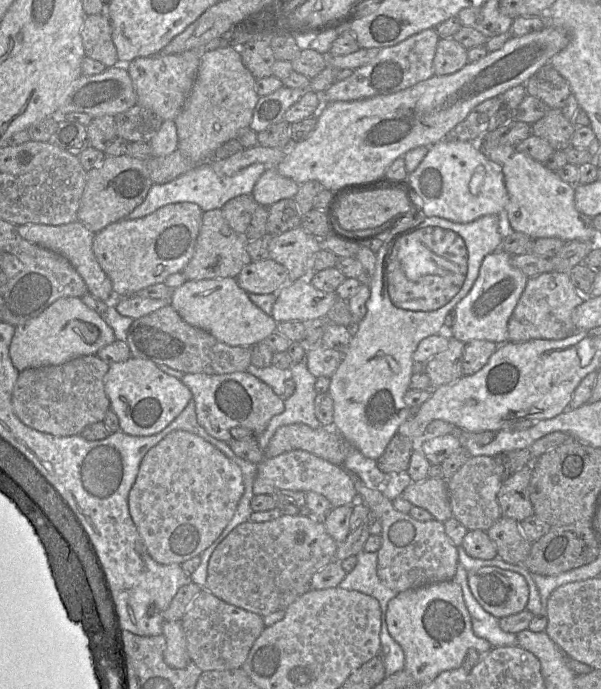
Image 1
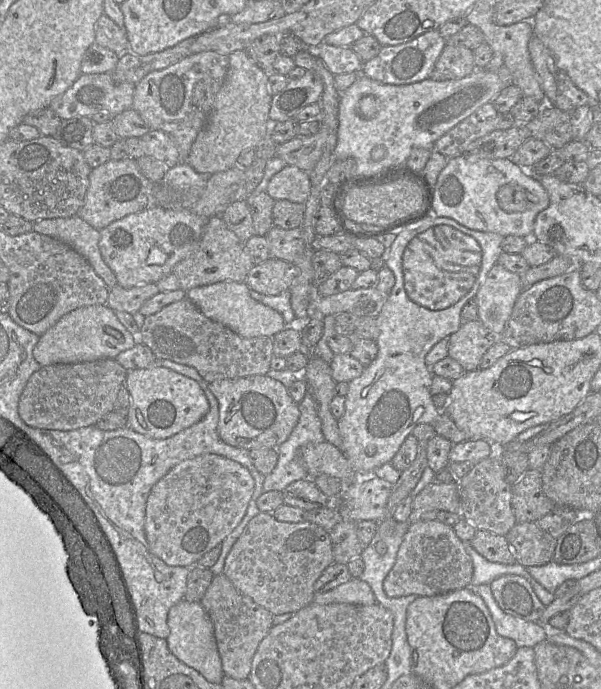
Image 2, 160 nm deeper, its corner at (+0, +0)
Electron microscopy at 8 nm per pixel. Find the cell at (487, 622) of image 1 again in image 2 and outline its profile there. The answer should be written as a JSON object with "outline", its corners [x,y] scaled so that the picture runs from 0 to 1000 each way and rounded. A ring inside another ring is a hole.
{"outline":[[[797,849],[787,855],[804,869],[832,923],[854,929],[862,939],[889,940],[908,929],[908,917],[900,903],[882,903],[835,887],[827,878],[814,849]]]}

